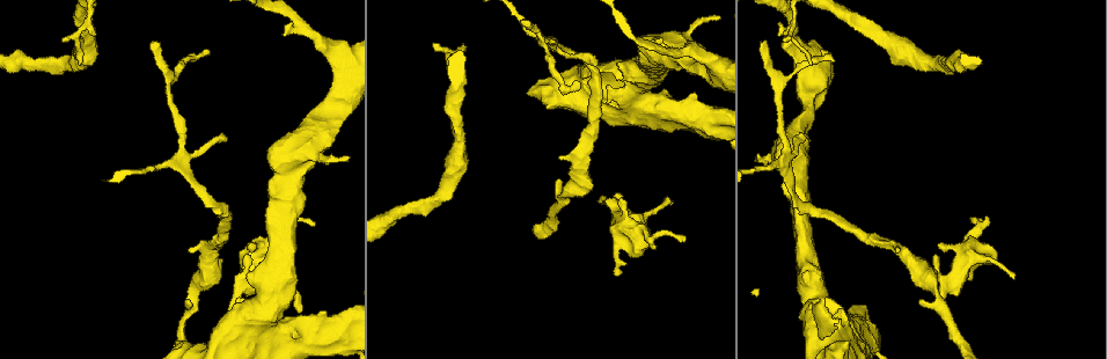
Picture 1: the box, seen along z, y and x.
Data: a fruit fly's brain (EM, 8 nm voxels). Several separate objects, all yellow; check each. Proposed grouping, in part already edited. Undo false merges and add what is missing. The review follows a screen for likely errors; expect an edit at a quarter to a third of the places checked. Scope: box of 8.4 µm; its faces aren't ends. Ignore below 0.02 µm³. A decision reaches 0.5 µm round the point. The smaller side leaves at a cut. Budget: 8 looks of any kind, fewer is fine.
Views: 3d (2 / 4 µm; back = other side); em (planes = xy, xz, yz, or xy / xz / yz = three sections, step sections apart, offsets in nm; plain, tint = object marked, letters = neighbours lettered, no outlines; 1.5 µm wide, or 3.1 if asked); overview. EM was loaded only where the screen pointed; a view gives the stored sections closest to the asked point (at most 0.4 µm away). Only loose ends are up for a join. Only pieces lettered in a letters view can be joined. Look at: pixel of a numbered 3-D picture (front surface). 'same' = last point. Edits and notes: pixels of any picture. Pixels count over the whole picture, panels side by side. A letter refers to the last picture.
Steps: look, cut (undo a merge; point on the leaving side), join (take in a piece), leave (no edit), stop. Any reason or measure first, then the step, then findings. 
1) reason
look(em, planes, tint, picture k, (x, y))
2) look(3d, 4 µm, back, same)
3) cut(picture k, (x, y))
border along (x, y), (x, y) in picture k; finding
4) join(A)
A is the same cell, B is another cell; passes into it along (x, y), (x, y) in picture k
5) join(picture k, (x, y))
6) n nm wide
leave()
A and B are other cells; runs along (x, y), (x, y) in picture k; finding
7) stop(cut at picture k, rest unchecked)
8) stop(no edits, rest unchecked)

an open end
look(em, yz, step 8, letters, picture 1, (227, 310))

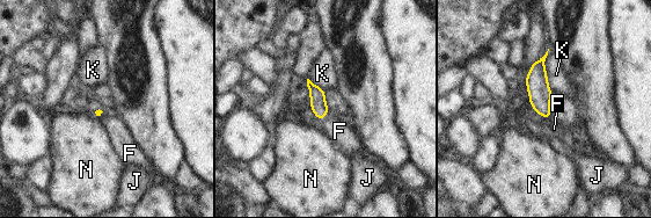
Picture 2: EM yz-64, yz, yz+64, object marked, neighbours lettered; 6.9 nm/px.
join(picture 2, (339, 131))
F is the same cell, J, K and N are other cells; passes into it along (319, 106), (324, 116), (339, 131) in picture 2; the cell continues

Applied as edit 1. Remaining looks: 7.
see it whole again
look(overview)

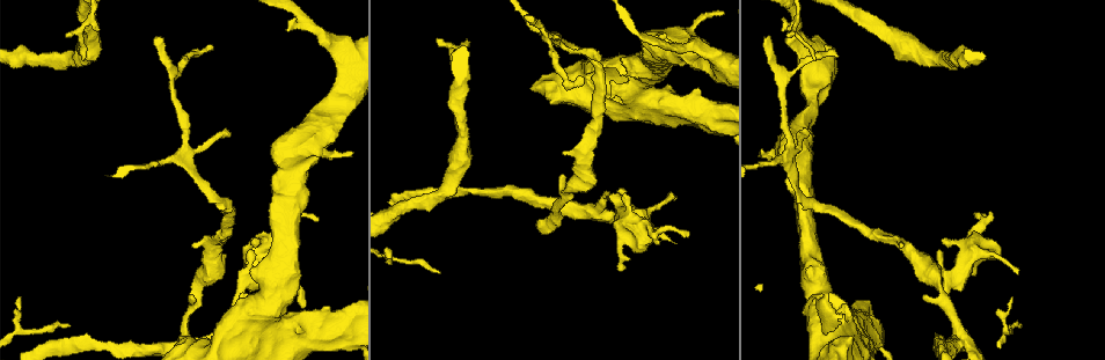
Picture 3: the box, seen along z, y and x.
a fork
look(em, planes, letters, picture 3, (795, 178))

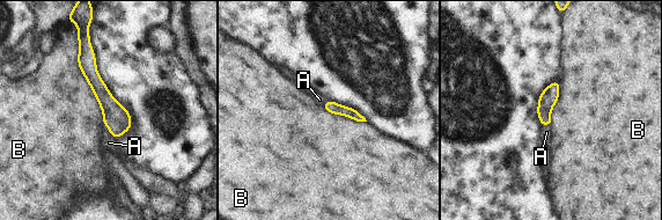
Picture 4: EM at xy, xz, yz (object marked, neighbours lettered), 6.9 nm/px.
B touches over 700 nm
leave()
A and B are other cells; continuous, no second cell

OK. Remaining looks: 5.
thin end
look(em, xy, step 4, letters, picture 3, (787, 35))

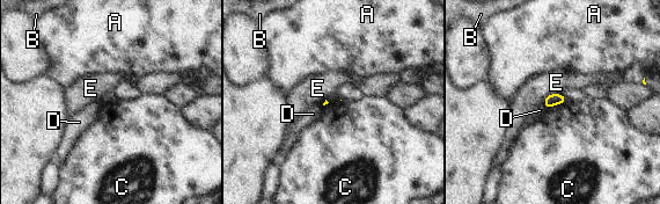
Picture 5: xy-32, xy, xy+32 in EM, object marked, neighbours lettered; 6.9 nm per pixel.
C touches over 160 nm
leave()
A, B, C, D and E are other cells; border along (566, 101), (547, 109) in picture 5; none of them fits

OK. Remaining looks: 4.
stop(join at picture 2, rest unchecked)

